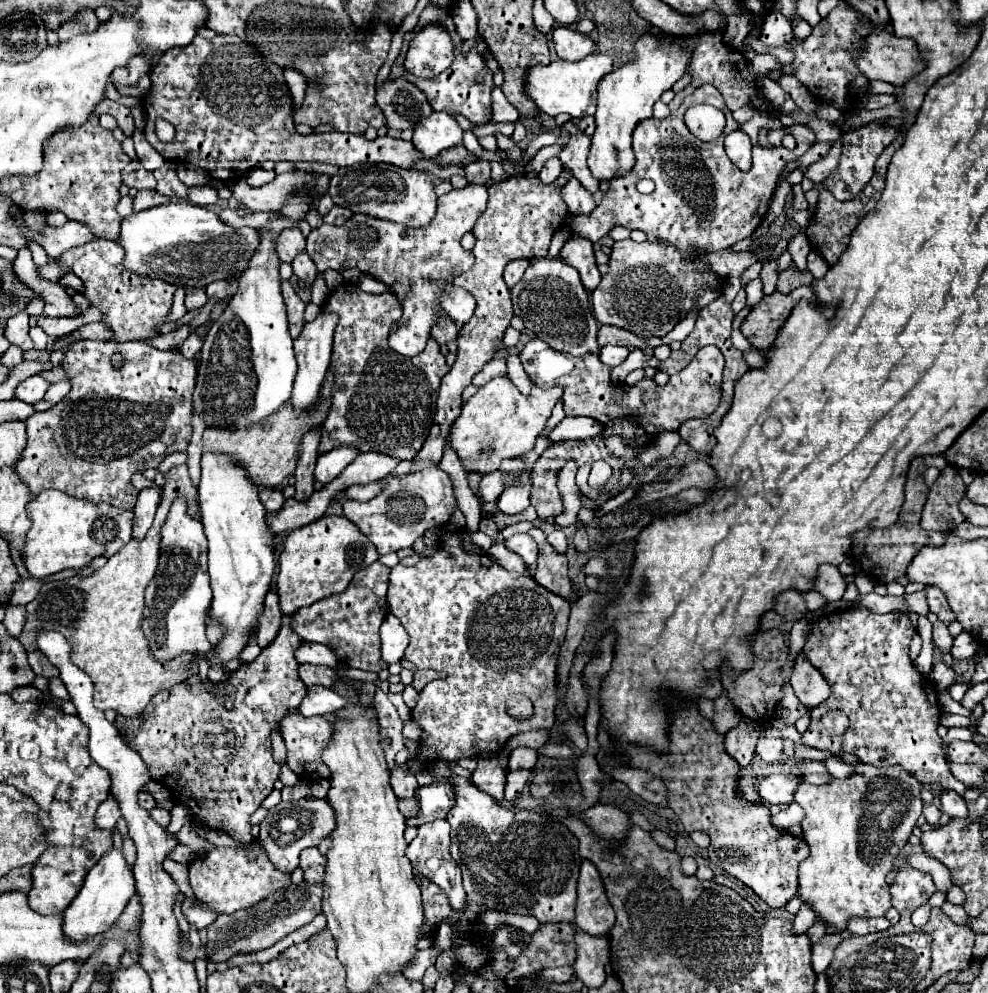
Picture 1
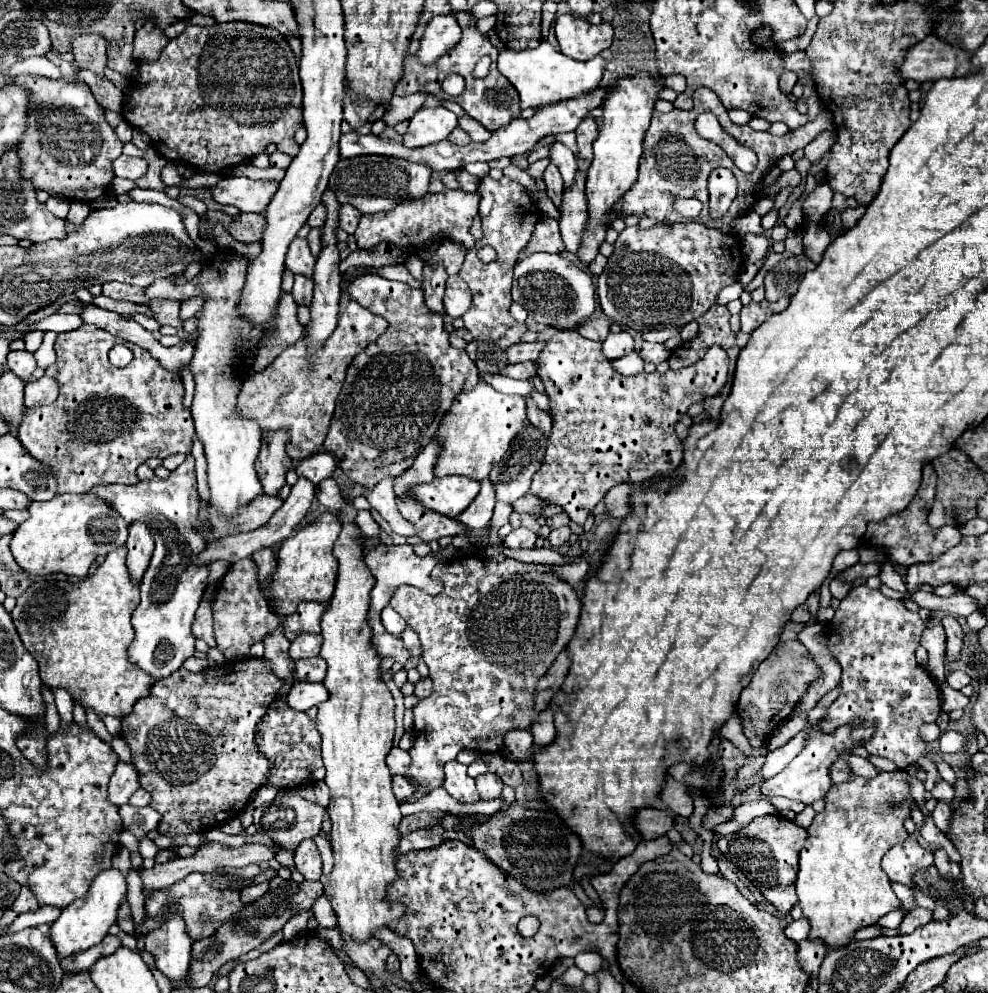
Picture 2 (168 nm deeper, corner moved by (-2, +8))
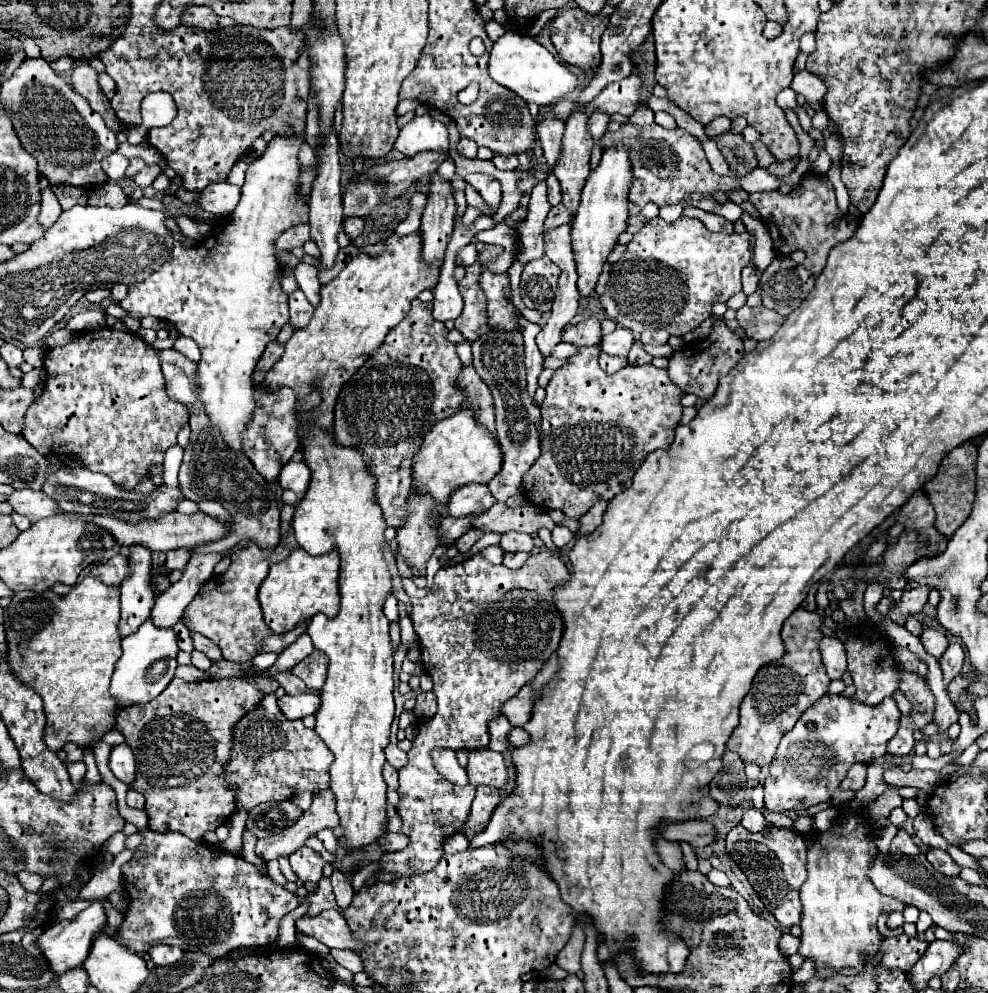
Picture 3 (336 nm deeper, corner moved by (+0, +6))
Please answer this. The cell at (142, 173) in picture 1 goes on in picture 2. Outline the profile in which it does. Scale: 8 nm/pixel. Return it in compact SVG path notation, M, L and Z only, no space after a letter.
M119 155L115 161L113 161L113 173L117 177L123 177L123 179L131 179L131 181L137 181L143 173L145 173L147 165L145 165L145 159L143 157L127 157L127 155Z

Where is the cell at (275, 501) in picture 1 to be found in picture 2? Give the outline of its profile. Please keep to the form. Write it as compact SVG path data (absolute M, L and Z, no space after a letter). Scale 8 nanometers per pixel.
M267 431L261 439L261 451L255 461L255 471L267 495L277 495L285 485L285 475L293 467L293 461L287 457L285 445L289 441L287 431Z

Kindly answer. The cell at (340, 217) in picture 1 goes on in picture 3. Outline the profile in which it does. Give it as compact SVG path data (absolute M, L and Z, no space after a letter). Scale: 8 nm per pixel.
M347 217L345 223L343 223L345 235L347 235L351 241L357 239L357 237L363 233L363 227L365 227L365 219L361 219L361 217Z

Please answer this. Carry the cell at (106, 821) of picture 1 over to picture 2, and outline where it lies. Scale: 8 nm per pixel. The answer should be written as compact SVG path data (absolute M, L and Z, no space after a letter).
M117 761L115 773L109 781L109 801L113 801L117 807L125 805L129 797L139 789L139 775L131 763Z

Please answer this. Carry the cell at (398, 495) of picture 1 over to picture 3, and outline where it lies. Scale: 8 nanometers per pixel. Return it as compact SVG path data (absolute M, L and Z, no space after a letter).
M469 483L455 489L447 501L447 513L451 517L467 517L475 511L487 511L495 499L491 497L487 485Z

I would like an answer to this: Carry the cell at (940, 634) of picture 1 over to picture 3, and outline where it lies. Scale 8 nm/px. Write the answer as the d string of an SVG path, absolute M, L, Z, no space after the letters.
M925 629L921 633L921 643L925 647L927 653L931 653L935 659L941 659L941 655L945 653L949 641L947 641L947 635L939 629Z

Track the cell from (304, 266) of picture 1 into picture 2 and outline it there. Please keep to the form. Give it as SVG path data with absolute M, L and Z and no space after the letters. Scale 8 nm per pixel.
M295 275L295 285L293 285L291 295L297 301L297 305L311 307L311 301L313 301L313 281L307 279L307 277Z

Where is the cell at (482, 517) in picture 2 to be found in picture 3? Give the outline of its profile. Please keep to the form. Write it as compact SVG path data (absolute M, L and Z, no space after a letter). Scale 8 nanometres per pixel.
M479 513L475 515L469 515L469 517L461 517L461 519L451 519L449 515L441 519L441 525L439 525L439 535L443 539L443 545L451 545L455 543L463 533L467 533L473 525L473 519L477 519Z

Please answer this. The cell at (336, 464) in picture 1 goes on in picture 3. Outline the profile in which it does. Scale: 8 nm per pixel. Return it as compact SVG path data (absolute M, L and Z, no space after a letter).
M289 461L279 475L279 485L283 489L291 489L295 491L299 497L305 495L305 491L309 489L311 483L311 471L307 467L305 461Z

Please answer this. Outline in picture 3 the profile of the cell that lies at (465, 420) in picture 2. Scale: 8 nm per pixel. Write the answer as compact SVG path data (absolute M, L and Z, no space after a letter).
M461 407L455 415L435 423L431 431L425 435L421 451L413 461L413 481L419 487L433 495L437 503L445 503L451 491L465 483L489 483L503 463L503 455L499 451L499 443L493 431L487 431L475 417L475 407Z

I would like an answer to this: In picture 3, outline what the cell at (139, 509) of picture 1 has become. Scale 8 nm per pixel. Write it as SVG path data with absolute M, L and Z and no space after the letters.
M143 545L129 547L129 575L121 583L121 637L131 635L151 615L155 591L151 585L151 549Z

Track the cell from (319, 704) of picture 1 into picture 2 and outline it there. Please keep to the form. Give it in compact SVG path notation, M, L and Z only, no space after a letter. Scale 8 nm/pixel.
M297 681L297 683L291 687L289 695L287 695L287 703L289 703L289 707L295 709L295 711L307 711L309 707L315 707L315 705L327 701L327 697L329 697L329 693L327 693L325 685L321 685L321 683L301 683L301 681Z

